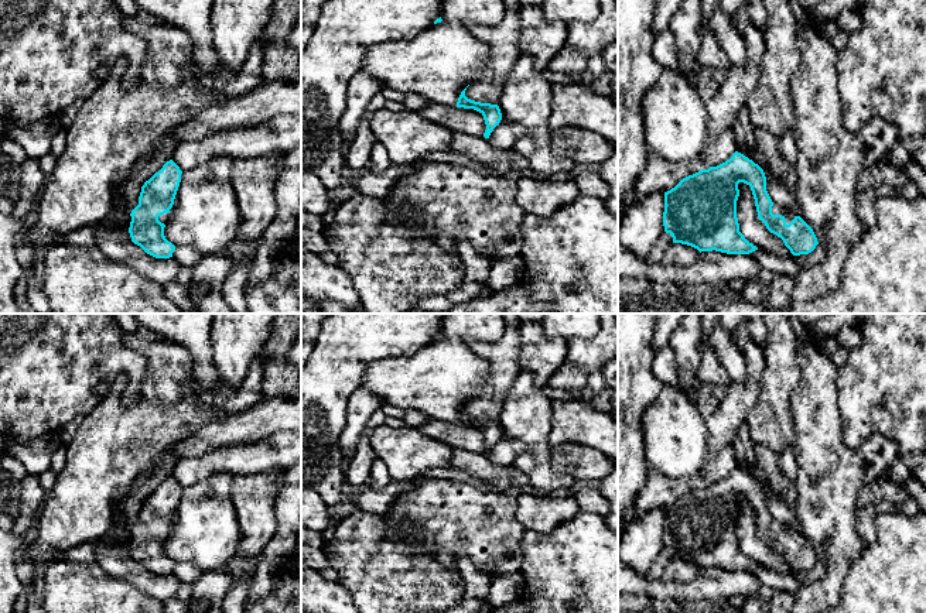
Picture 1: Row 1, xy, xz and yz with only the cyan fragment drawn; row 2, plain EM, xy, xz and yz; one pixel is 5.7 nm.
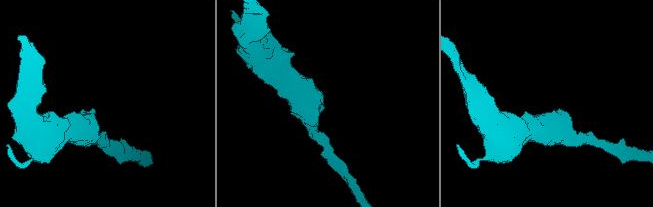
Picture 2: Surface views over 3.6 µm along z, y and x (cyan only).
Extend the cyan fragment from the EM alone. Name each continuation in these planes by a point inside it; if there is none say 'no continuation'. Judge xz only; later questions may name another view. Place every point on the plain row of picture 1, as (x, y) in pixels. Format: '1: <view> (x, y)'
no continuation

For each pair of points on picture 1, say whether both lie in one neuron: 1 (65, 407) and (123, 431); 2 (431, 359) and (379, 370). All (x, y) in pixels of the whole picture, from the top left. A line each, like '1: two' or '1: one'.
1: two
2: one

